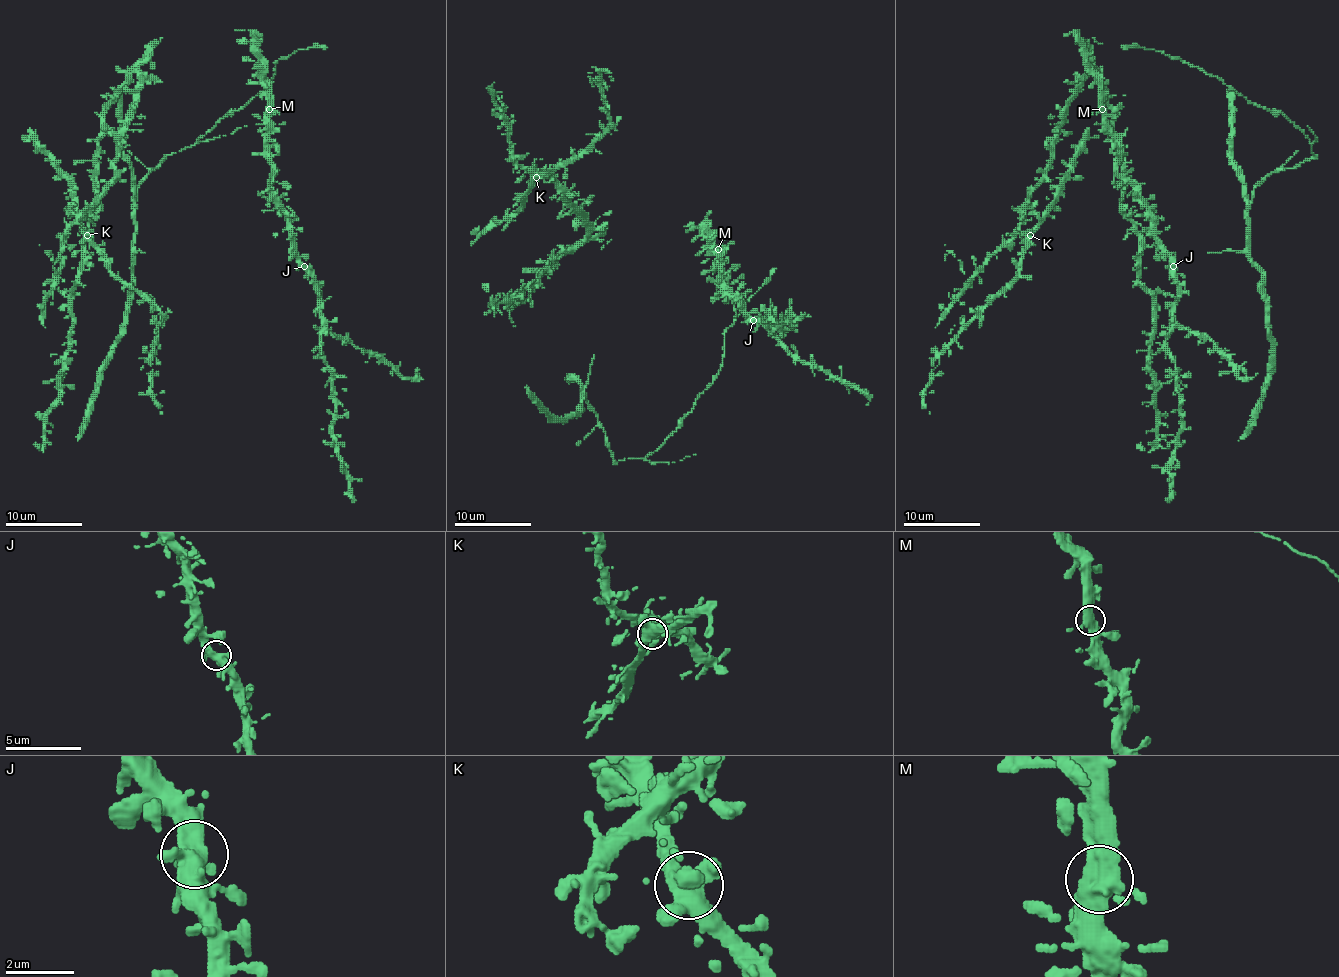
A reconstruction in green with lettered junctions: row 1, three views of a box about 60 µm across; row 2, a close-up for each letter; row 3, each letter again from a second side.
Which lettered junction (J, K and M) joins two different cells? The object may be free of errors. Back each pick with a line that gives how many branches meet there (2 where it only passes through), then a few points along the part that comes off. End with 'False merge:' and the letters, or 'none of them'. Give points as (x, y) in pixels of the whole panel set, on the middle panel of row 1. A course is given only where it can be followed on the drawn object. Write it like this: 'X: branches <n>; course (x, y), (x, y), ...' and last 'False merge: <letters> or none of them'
False merge: none of them

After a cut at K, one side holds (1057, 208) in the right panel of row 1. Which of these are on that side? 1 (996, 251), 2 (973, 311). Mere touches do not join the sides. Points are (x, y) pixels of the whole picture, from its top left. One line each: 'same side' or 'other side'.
1: same side
2: other side

